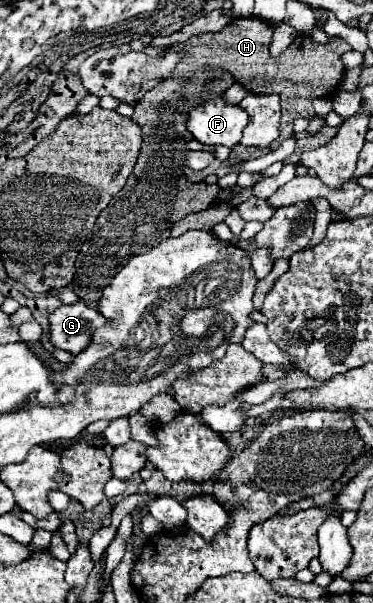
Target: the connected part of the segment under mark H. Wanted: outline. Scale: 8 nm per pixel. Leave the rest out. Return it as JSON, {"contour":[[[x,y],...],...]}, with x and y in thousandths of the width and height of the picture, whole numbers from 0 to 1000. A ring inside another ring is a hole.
{"contour":[[[665,28],[665,32],[627,32],[617,35],[595,51],[584,55],[552,55],[515,61],[499,71],[466,75],[477,85],[499,85],[461,121],[461,128],[504,134],[509,121],[525,121],[536,111],[590,111],[627,124],[627,131],[670,154],[740,154],[756,164],[756,214],[751,231],[735,234],[735,240],[751,240],[761,231],[783,227],[783,201],[794,194],[836,194],[842,177],[836,167],[847,161],[879,161],[890,158],[917,128],[922,111],[912,101],[912,85],[938,85],[944,78],[922,65],[901,65],[879,75],[853,75],[831,61],[794,61],[772,81],[751,95],[724,95],[724,68],[729,68],[729,41]]]}

